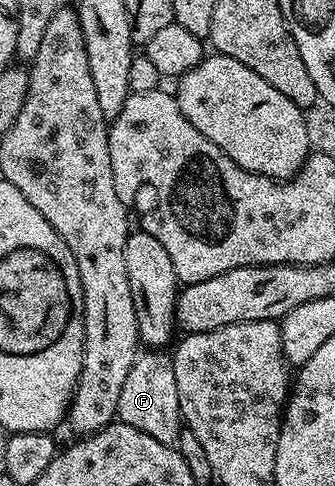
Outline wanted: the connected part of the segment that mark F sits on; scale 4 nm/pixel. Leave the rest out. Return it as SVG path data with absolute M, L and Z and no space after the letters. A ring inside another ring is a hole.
M163 350L144 351L136 360L125 386L121 386L118 419L124 424L157 438L157 442L174 445L185 425L177 398L177 378L173 374L171 356Z

